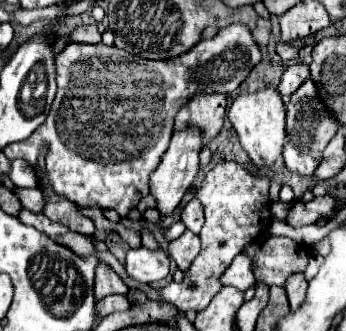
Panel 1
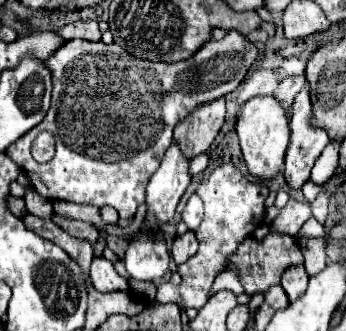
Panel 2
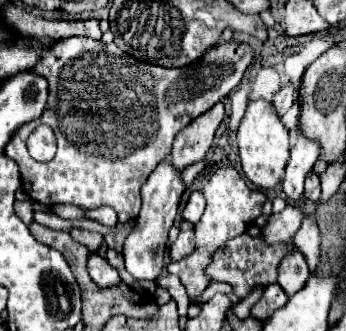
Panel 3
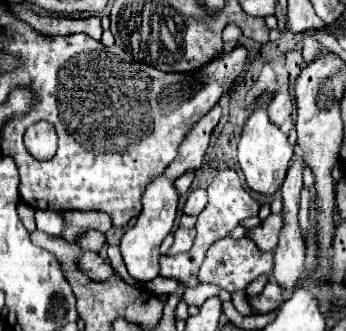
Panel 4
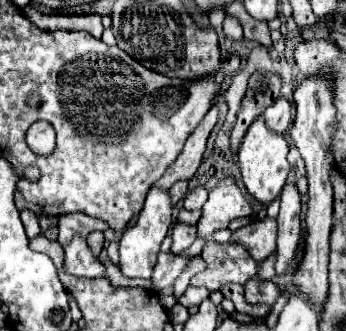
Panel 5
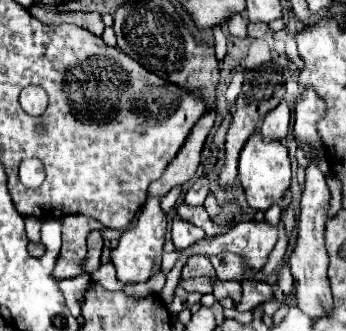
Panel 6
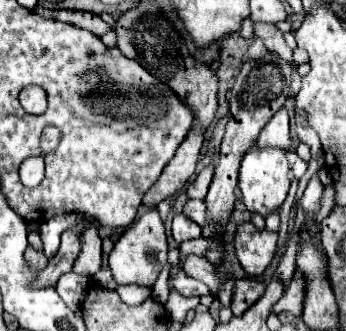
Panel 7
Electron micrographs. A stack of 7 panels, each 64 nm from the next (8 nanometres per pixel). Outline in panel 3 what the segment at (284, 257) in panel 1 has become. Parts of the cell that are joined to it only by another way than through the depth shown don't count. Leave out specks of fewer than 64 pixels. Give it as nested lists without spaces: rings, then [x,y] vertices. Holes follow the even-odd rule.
[[[242,234],[242,236],[236,236],[232,240],[228,240],[228,244],[224,248],[220,248],[220,252],[216,252],[216,256],[212,256],[212,264],[208,264],[208,270],[204,270],[204,272],[214,282],[230,284],[234,294],[244,298],[256,284],[268,286],[268,284],[276,282],[278,264],[282,260],[282,256],[286,256],[288,248],[290,248],[288,244],[268,246],[268,244],[262,242],[262,238],[254,238],[254,236]]]

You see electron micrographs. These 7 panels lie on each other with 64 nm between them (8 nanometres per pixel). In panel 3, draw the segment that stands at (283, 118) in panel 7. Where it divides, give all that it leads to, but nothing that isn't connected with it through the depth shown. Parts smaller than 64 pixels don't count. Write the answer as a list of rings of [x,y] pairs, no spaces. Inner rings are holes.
[[[292,84],[280,88],[280,92],[276,92],[272,98],[272,106],[276,108],[276,114],[284,116],[286,110],[294,104],[294,98],[296,98],[296,88]]]

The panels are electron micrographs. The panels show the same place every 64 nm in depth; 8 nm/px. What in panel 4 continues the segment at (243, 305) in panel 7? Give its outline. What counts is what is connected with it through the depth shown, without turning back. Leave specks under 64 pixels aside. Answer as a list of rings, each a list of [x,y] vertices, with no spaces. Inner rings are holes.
[[[270,280],[270,282],[264,286],[264,290],[262,290],[260,294],[256,294],[256,296],[250,296],[248,302],[250,302],[250,306],[256,308],[260,314],[272,312],[272,310],[280,308],[282,302],[284,302],[284,298],[282,298],[282,288],[280,288],[274,280]]]

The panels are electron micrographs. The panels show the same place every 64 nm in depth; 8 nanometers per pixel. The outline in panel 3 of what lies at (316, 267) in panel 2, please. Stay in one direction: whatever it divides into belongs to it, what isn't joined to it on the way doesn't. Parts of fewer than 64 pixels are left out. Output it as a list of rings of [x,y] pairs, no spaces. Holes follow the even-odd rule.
[[[306,216],[304,224],[300,228],[300,232],[296,232],[294,242],[298,244],[298,248],[302,250],[302,254],[306,256],[306,262],[310,264],[310,270],[314,270],[320,262],[320,234],[316,230],[316,224],[312,224],[312,220]]]

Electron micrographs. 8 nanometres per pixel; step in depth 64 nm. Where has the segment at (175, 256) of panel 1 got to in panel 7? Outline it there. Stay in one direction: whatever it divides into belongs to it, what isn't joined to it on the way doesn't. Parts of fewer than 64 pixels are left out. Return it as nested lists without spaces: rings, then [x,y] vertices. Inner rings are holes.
[[[178,214],[178,216],[174,216],[174,222],[172,222],[172,236],[178,244],[184,240],[190,240],[190,238],[198,238],[200,226],[196,222],[192,222],[190,218],[186,218],[184,214]]]

